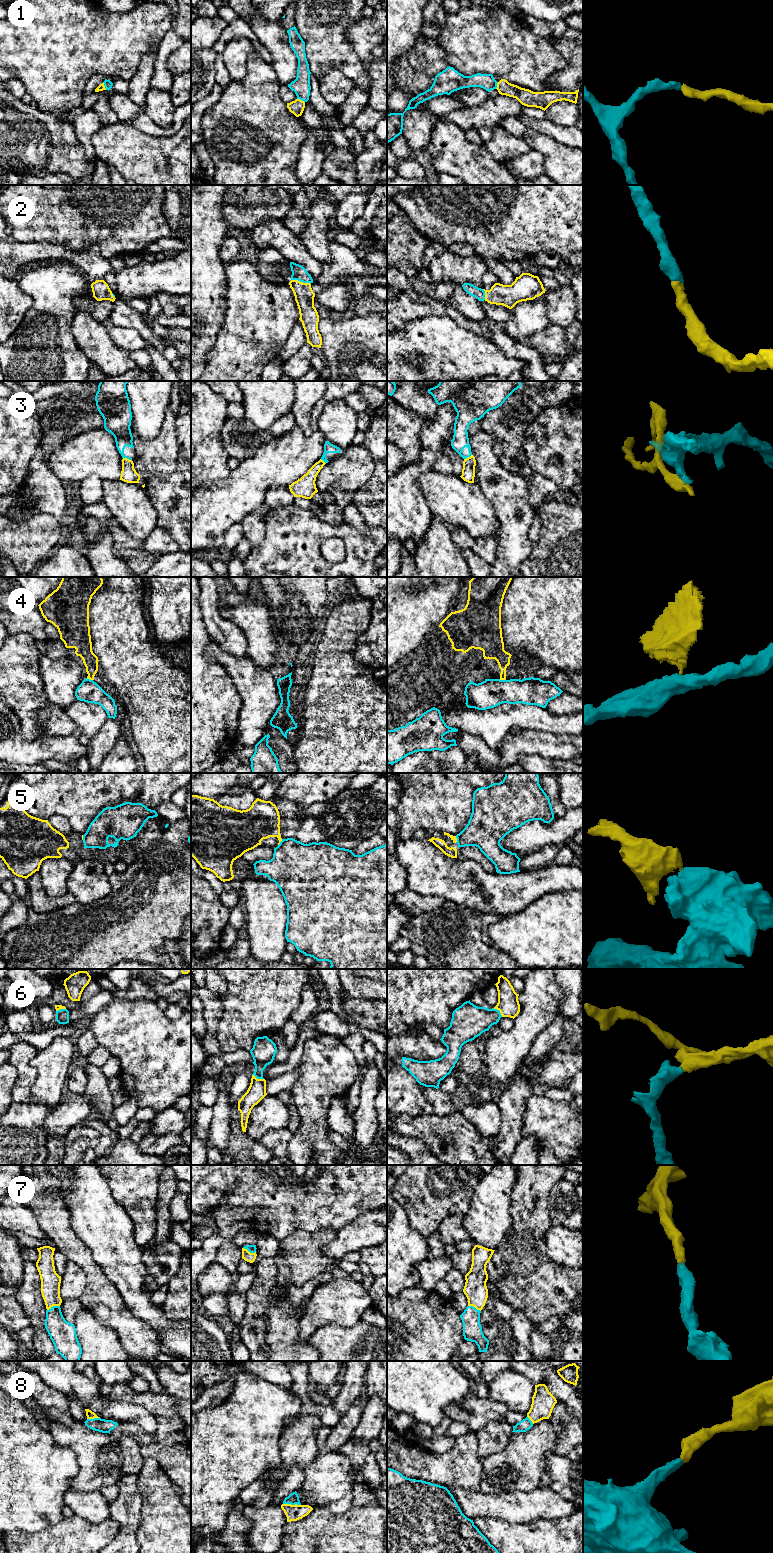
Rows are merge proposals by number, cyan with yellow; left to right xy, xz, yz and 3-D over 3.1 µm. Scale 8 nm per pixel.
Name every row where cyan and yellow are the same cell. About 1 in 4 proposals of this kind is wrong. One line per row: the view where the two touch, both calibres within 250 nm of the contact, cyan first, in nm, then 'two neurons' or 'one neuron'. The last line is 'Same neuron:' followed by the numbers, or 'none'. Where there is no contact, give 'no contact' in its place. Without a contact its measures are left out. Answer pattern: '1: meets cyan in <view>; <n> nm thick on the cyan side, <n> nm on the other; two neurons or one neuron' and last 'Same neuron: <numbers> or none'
1: meets cyan in xz; 140 nm thick on the cyan side, 120 nm on the other; one neuron
2: meets cyan in xz; 120 nm thick on the cyan side, 160 nm on the other; one neuron
3: meets cyan in xy; 160 nm thick on the cyan side, 130 nm on the other; one neuron
4: meets cyan in xy; 180 nm thick on the cyan side, 130 nm on the other; two neurons
5: meets cyan in xz; 420 nm thick on the cyan side, 280 nm on the other; two neurons
6: meets cyan in xz; 190 nm thick on the cyan side, 150 nm on the other; one neuron
7: meets cyan in xy; 200 nm thick on the cyan side, 160 nm on the other; one neuron
8: meets cyan in xz; 90 nm thick on the cyan side, 130 nm on the other; one neuron
Same neuron: 1, 2, 3, 6, 7, 8

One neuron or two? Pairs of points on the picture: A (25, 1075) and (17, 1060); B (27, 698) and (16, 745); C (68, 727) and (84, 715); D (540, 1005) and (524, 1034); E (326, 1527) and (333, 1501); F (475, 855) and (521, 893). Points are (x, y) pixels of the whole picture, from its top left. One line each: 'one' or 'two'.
A: one
B: two
C: two
D: one
E: two
F: two

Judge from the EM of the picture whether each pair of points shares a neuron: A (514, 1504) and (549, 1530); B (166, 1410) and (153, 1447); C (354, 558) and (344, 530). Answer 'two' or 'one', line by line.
A: two
B: one
C: one

